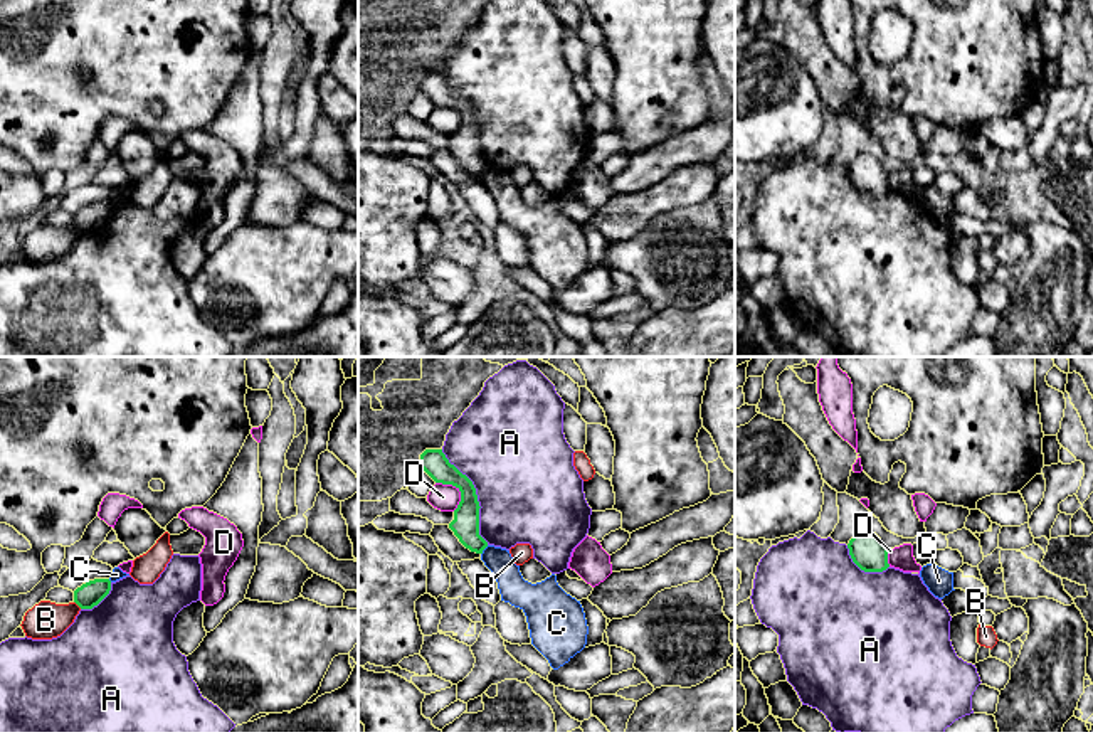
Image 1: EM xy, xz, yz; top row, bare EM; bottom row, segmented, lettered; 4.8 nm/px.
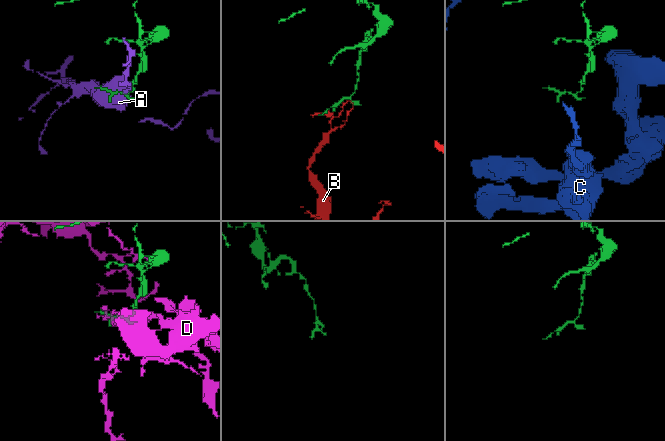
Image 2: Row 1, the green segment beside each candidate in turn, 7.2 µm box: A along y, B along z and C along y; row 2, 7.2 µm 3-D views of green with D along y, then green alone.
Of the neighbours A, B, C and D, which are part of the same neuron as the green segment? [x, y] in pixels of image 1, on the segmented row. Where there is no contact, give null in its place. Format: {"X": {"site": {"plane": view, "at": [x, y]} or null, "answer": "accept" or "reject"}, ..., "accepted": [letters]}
{"A": {"site": {"plane": "xz", "at": [476, 497]}, "answer": "reject"}, "B": {"site": {"plane": "xy", "at": [78, 604]}, "answer": "reject"}, "C": {"site": {"plane": "xz", "at": [483, 549]}, "answer": "reject"}, "D": {"site": {"plane": "xz", "at": [459, 490]}, "answer": "reject"}, "accepted": []}

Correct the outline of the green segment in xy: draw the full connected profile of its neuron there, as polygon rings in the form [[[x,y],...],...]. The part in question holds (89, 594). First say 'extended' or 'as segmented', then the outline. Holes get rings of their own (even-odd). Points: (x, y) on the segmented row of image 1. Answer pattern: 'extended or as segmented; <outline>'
as segmented; [[[94,579],[74,591],[74,602],[81,609],[92,609],[98,606],[111,591],[109,579]]]

